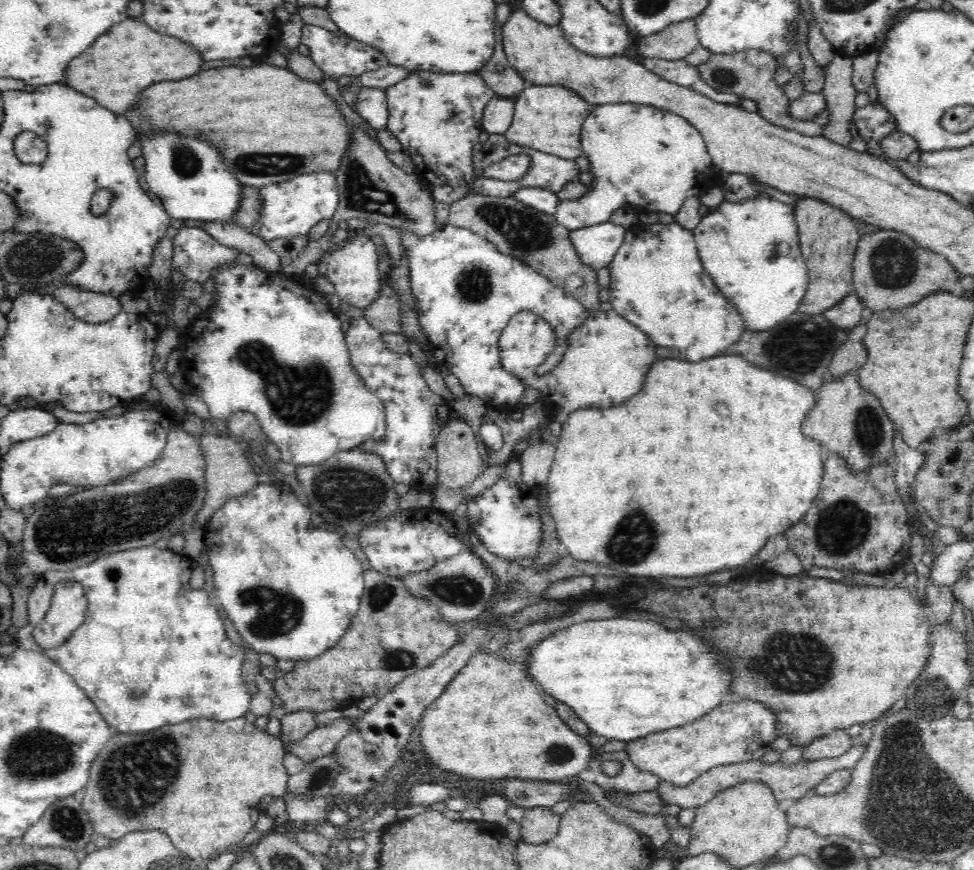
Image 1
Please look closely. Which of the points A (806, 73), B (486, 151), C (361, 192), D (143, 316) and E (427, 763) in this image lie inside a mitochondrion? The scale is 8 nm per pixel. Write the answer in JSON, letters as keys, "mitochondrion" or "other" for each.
{"A":"other","B":"other","C":"mitochondrion","D":"other","E":"other"}

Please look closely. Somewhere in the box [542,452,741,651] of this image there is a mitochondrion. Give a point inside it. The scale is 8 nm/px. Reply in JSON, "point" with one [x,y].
{"point":[626,554]}

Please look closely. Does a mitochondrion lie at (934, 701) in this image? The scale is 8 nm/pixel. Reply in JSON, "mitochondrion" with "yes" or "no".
{"mitochondrion":"yes"}

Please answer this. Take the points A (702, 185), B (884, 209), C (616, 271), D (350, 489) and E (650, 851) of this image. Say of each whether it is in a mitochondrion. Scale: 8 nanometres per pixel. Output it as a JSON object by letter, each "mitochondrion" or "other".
{"A":"other","B":"other","C":"other","D":"mitochondrion","E":"other"}

